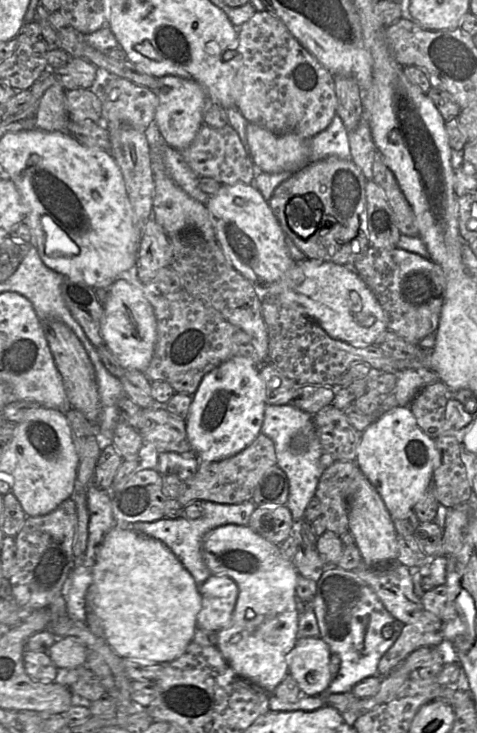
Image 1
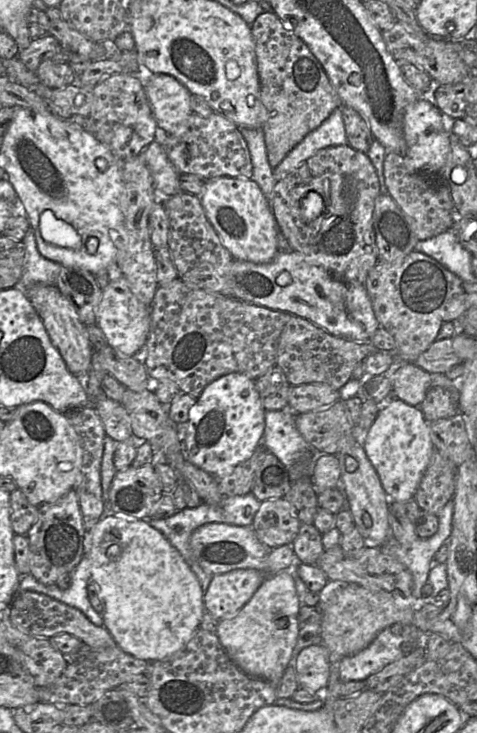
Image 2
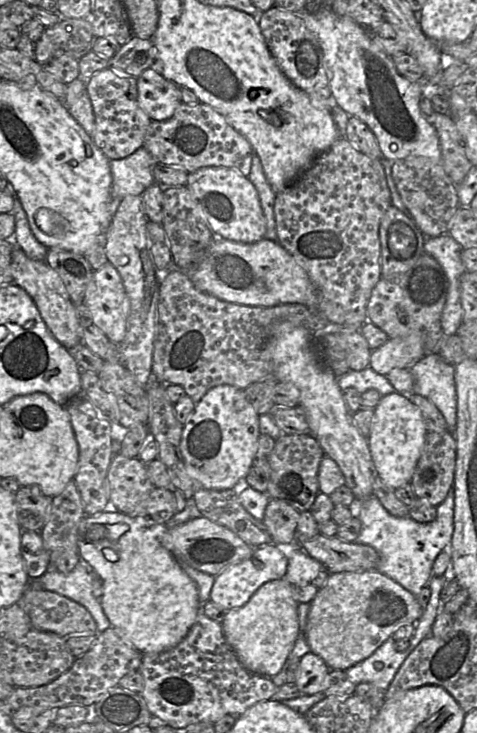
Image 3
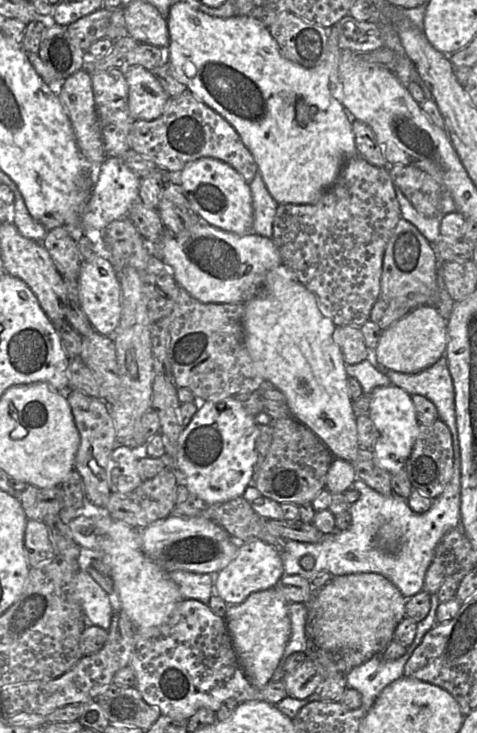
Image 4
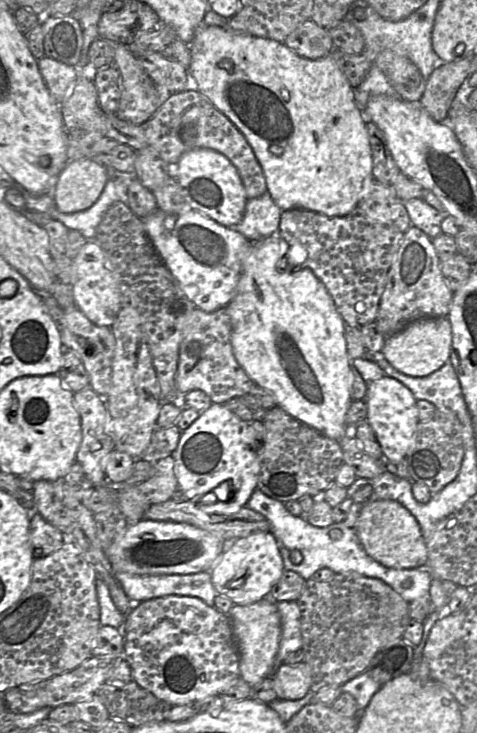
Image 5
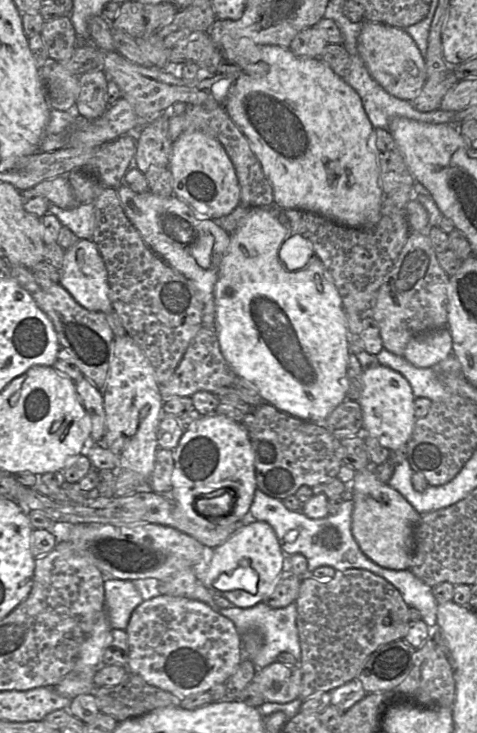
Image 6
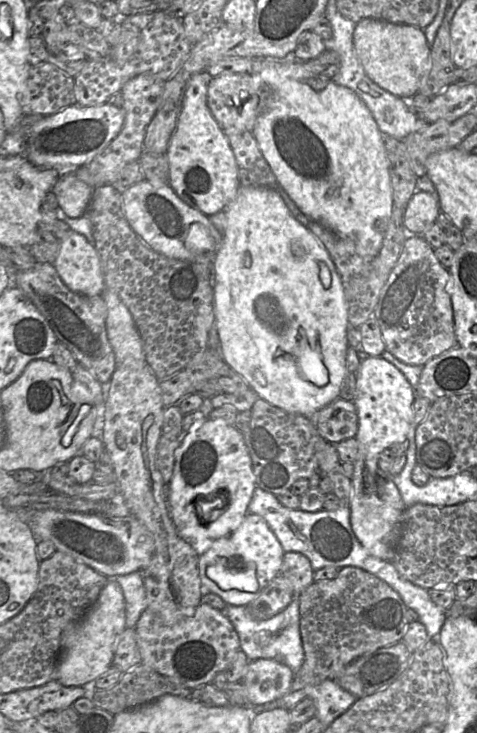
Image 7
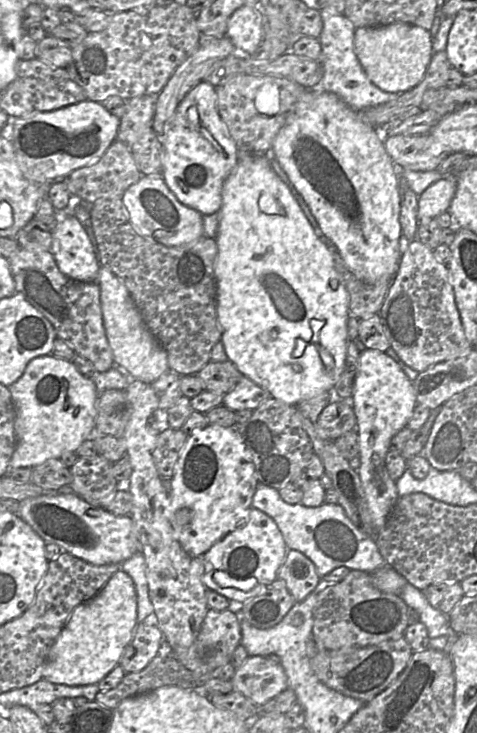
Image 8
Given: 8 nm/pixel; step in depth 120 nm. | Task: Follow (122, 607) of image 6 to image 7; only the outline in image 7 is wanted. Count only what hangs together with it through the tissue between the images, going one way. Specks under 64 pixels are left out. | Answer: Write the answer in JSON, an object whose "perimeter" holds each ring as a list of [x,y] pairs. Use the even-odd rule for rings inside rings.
{"perimeter":[[[143,571],[113,577],[121,586],[126,611],[126,628],[134,628],[141,614],[148,607]]]}

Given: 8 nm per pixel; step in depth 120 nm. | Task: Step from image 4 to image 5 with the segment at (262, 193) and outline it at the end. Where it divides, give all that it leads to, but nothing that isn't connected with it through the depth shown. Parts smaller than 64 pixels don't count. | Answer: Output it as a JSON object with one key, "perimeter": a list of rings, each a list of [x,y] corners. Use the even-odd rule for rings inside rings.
{"perimeter":[[[268,192],[248,199],[241,222],[229,227],[240,232],[250,241],[261,241],[277,235],[282,210],[274,203]]]}

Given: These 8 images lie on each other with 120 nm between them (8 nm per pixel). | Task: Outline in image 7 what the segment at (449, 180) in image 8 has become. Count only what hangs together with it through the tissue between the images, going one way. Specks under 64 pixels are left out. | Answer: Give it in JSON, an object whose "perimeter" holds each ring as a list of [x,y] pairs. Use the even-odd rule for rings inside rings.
{"perimeter":[[[416,191],[403,212],[403,223],[410,235],[422,235],[440,213],[436,192]]]}

